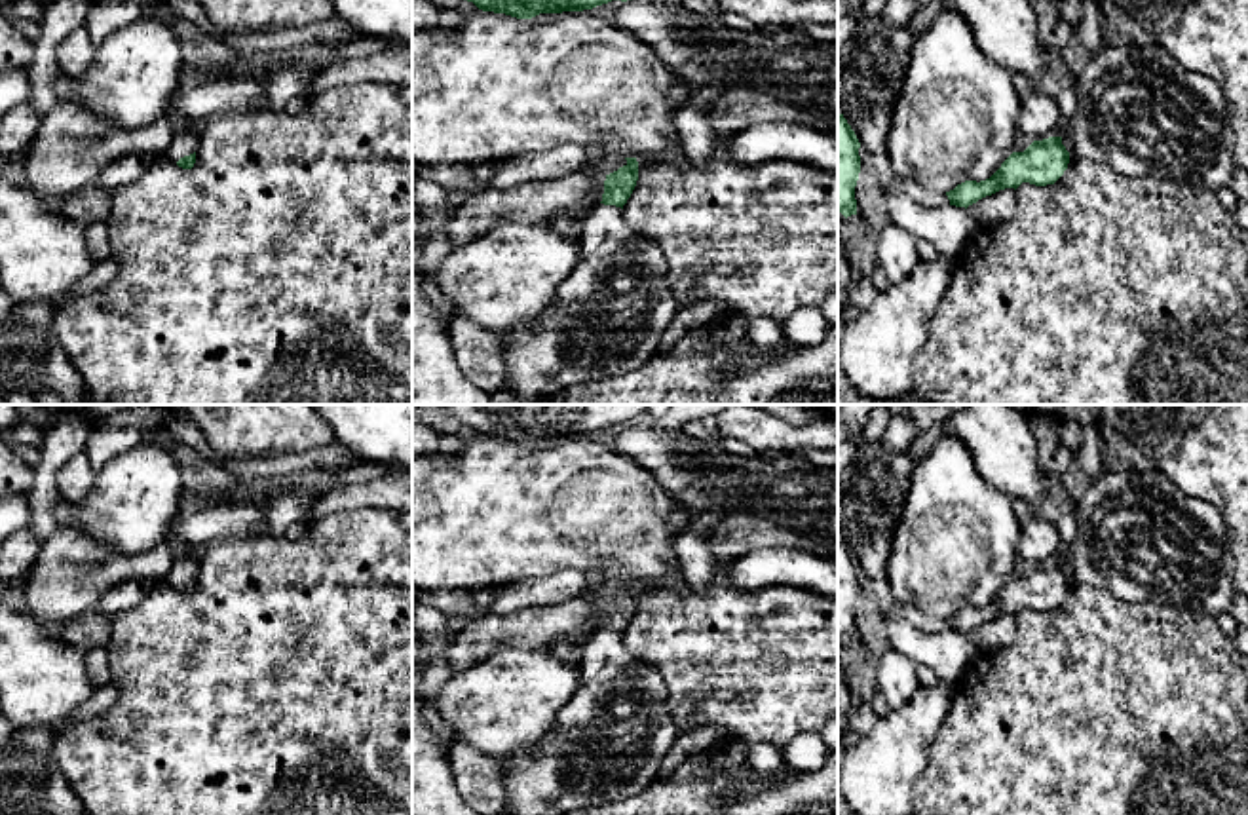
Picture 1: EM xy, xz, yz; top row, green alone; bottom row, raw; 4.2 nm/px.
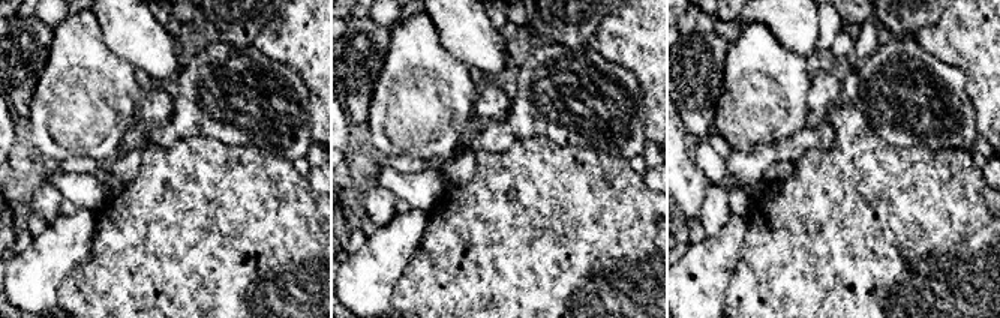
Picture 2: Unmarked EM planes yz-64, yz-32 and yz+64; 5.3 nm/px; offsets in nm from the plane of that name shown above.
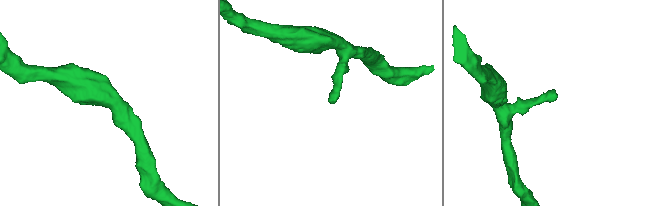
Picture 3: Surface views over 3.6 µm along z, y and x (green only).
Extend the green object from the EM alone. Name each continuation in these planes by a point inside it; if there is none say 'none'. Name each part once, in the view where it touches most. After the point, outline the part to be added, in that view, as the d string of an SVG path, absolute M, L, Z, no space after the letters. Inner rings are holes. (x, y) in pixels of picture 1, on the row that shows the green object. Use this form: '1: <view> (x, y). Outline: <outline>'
1: xz (608, 316). Outline: M596 203L583 218L577 243L577 262L558 285L555 300L509 334L503 350L505 386L515 393L517 405L541 405L566 388L644 367L659 351L661 338L678 313L659 243L634 234L621 207Z

